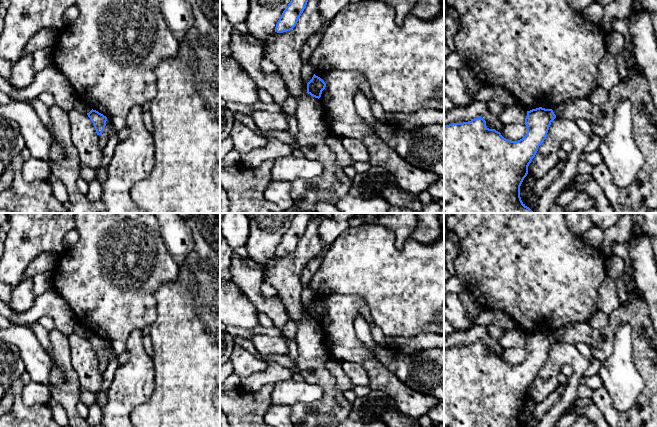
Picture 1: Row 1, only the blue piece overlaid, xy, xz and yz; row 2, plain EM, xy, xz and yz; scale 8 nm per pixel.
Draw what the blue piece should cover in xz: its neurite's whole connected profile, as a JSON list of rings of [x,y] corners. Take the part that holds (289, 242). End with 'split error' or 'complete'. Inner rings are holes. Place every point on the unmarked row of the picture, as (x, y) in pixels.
[[[296,213],[291,221],[291,225],[283,235],[279,242],[275,256],[283,257],[292,254],[304,233],[306,232],[309,221],[311,220],[310,213]]] | complete

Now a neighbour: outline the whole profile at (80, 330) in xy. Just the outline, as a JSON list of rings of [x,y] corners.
[[[78,323],[75,324],[73,332],[85,338],[89,337],[92,334],[85,326]]]

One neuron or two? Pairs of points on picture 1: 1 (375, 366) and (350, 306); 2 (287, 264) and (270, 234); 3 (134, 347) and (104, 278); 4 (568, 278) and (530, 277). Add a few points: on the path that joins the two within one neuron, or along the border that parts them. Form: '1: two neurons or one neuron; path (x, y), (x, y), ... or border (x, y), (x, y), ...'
1: one neuron; path (360, 351), (347, 338), (347, 321)
2: two neurons; border (274, 254), (261, 267)
3: two neurons; border (141, 329), (135, 329), (125, 341)
4: one neuron; path (559, 278), (539, 277)

